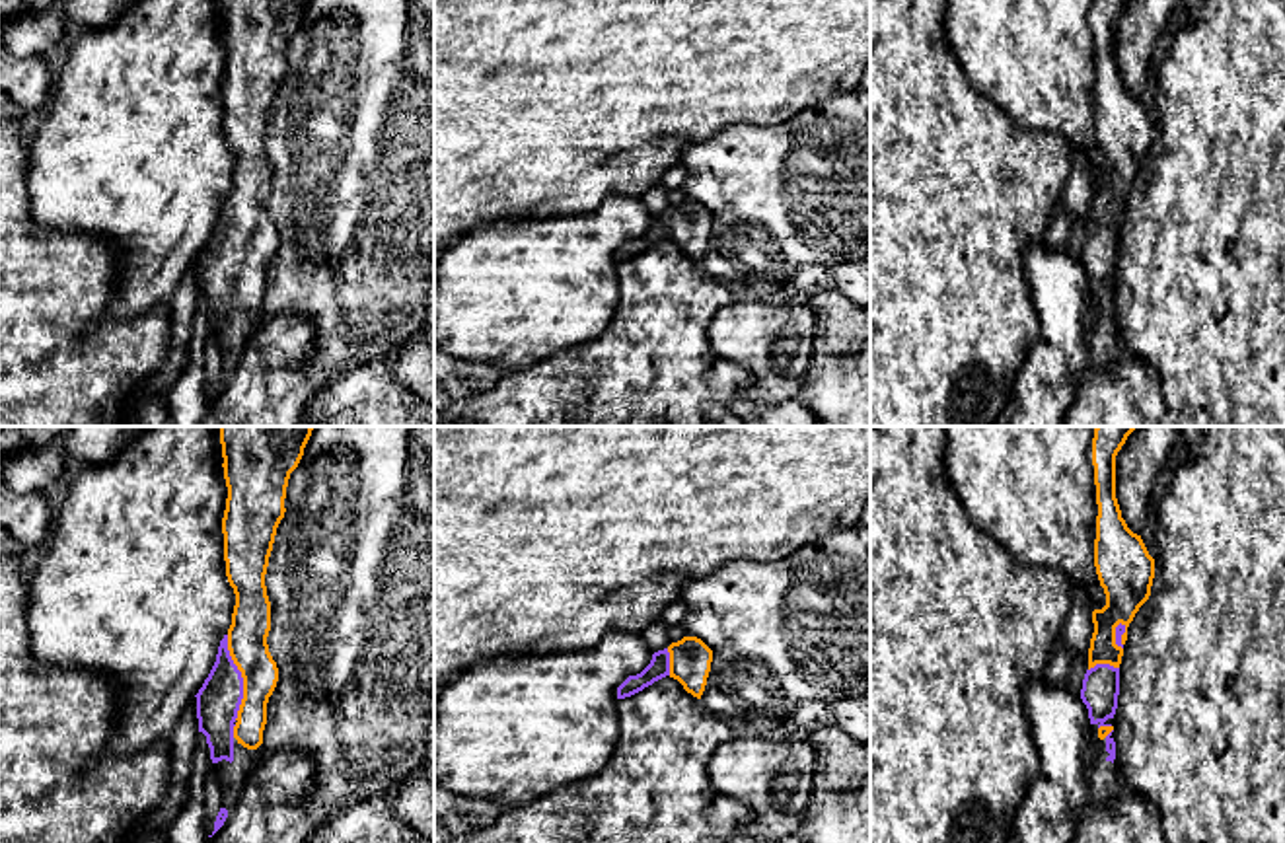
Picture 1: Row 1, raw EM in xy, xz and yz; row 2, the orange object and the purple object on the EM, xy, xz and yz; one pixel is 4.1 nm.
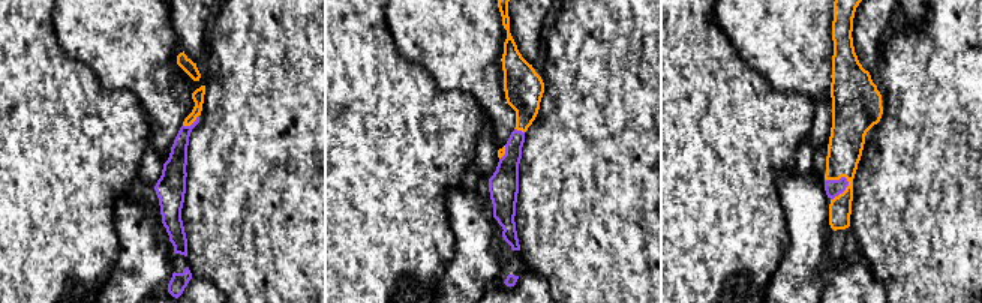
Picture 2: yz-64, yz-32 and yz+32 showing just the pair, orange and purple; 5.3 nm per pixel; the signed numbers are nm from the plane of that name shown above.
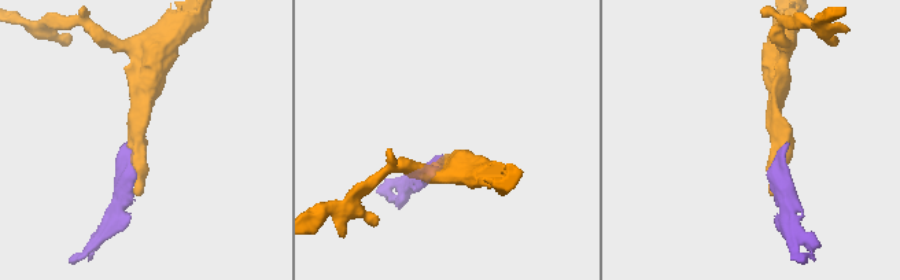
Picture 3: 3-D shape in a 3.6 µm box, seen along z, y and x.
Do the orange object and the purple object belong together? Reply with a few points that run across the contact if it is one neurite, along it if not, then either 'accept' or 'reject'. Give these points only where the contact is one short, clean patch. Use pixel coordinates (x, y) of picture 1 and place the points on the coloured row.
accept

